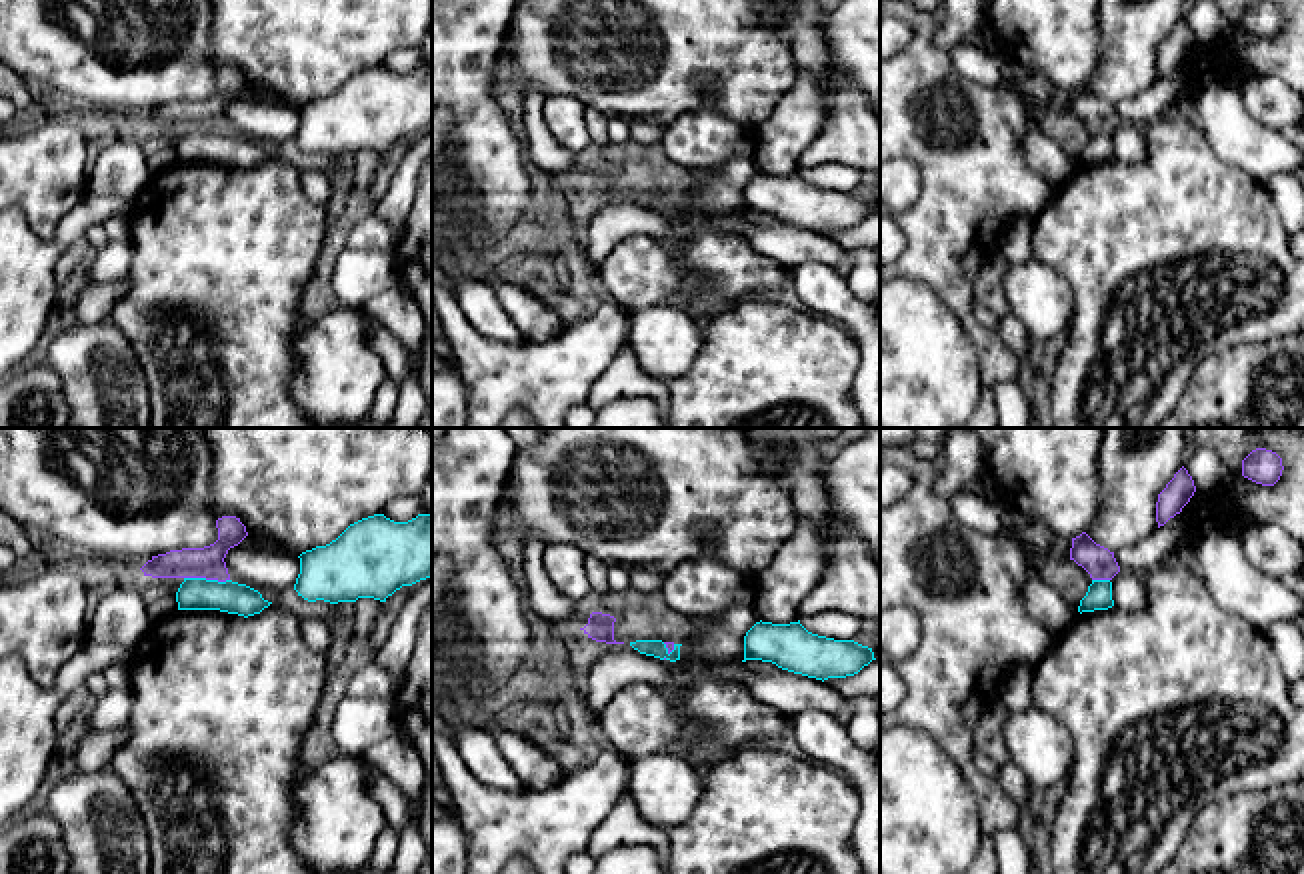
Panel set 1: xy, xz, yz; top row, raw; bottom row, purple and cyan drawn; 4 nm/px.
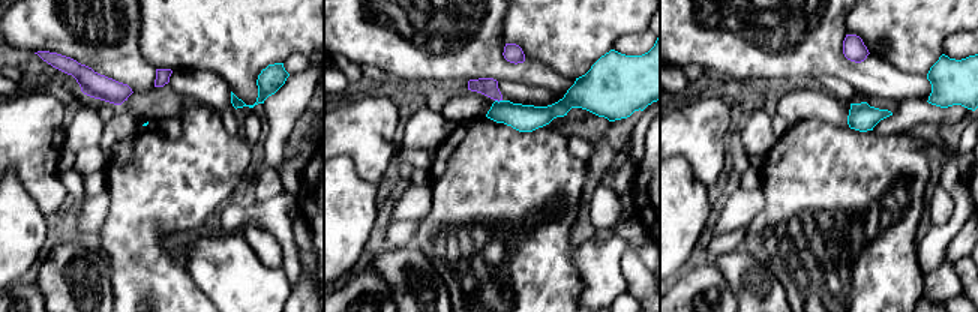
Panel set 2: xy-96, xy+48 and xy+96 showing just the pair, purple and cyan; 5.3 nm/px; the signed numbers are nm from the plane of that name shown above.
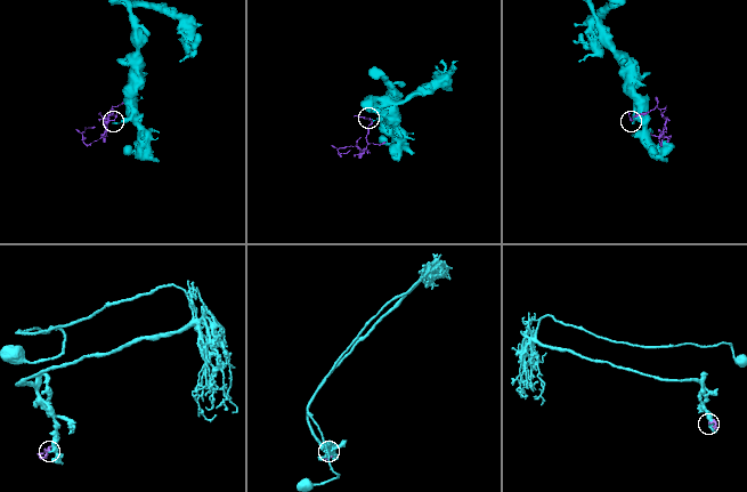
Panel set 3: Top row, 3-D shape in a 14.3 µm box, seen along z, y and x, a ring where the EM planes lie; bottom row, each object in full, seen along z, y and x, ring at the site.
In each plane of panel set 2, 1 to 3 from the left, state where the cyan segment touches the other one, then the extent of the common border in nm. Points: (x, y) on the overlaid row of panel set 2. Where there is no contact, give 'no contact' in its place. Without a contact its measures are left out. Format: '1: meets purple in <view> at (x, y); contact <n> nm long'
1: no contact
2: meets purple in xy+48 at (498, 101); contact 40 nm long
3: no contact

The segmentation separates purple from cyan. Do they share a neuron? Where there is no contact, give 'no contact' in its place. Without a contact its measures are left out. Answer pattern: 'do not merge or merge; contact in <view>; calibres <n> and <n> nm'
do not merge; contact in xy; calibres 130 and 130 nm

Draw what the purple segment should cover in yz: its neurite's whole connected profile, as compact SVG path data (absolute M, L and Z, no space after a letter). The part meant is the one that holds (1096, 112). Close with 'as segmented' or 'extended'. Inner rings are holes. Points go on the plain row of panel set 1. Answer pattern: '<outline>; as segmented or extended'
M1086 84L1072 90L1070 112L1082 118L1092 132L1112 132L1120 124L1114 104L1096 96Z; as segmented

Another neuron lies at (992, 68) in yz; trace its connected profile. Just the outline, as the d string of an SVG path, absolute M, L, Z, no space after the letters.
M966 44L952 48L952 64L964 80L982 82L998 88L1008 82L1032 96L1042 110L1070 110L1072 92L1056 88L1046 76L1032 66L1008 58L1004 52L982 52Z

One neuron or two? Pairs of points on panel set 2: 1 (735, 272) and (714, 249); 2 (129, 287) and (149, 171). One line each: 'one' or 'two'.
1: two
2: one

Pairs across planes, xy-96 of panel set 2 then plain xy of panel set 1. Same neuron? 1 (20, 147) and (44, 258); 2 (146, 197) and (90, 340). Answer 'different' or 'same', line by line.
1: different
2: different

